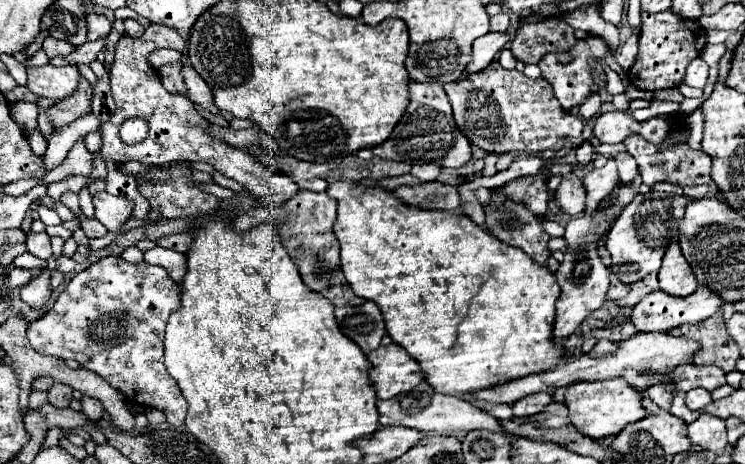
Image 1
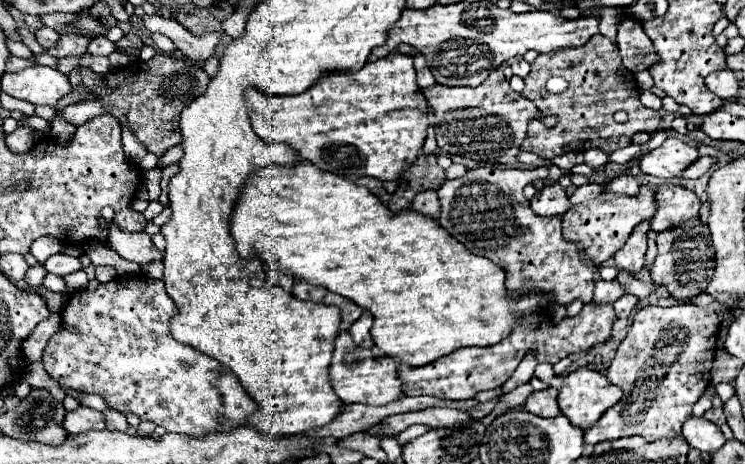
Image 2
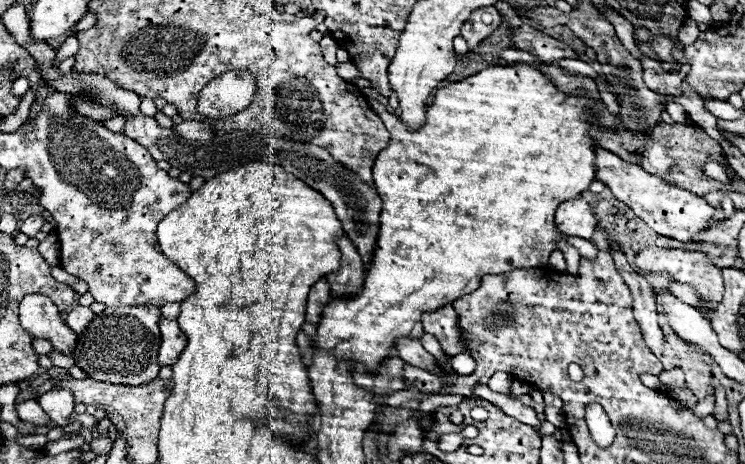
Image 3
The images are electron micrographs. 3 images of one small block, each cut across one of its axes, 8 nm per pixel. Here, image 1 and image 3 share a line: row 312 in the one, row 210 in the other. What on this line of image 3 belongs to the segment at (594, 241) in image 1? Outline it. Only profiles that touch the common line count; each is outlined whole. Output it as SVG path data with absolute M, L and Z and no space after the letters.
M574 198L562 202L556 208L556 230L564 236L578 236L590 240L596 230L596 218L590 212L590 206L584 198Z

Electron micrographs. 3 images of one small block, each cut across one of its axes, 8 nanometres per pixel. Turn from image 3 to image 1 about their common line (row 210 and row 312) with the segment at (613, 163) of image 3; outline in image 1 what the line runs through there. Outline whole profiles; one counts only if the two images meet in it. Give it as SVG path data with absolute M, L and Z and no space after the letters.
M700 286L694 294L686 296L686 298L678 298L678 296L670 296L662 290L656 290L652 294L648 294L646 298L642 298L642 302L638 302L634 306L632 312L632 324L640 330L640 332L668 332L676 326L682 324L698 324L702 320L706 320L708 316L712 316L720 306L724 304L724 300L710 288Z

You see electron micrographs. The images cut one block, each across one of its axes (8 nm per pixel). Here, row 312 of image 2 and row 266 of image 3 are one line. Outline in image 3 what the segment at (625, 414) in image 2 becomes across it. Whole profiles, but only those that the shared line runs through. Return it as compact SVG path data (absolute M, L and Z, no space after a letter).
M642 248L636 254L636 266L640 268L640 272L648 272L648 274L668 274L672 280L682 282L682 284L690 284L696 294L706 300L716 304L718 300L722 300L722 274L720 268L714 266L710 262L710 258L702 252L696 250L676 250L676 248Z

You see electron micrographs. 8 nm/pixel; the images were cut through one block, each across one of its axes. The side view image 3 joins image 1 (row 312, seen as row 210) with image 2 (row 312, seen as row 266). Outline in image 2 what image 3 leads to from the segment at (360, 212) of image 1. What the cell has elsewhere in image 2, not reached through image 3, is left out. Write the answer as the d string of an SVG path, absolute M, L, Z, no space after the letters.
M296 162L294 166L266 166L258 172L254 172L248 182L242 186L240 190L240 196L234 204L234 210L232 210L232 220L230 220L230 236L234 238L234 244L236 244L236 252L244 258L244 260L250 260L254 256L262 258L262 262L274 266L276 270L282 270L284 274L296 278L296 280L306 280L310 282L312 286L324 286L326 290L330 292L336 292L352 302L356 302L360 308L368 310L372 316L374 316L374 324L372 324L372 340L374 344L384 350L390 358L398 360L398 362L406 362L410 366L424 366L424 364L430 364L458 348L464 348L464 346L492 346L492 344L498 344L502 338L506 338L512 328L518 324L518 318L524 318L526 314L534 314L536 310L540 312L542 308L548 306L548 300L546 296L542 294L536 294L536 292L528 292L526 298L510 298L508 296L508 290L504 288L504 270L500 270L498 264L482 258L482 256L474 256L472 252L468 252L458 240L454 240L450 234L446 234L446 230L442 230L442 226L438 226L436 220L424 216L424 214L418 214L414 210L400 210L400 212L392 212L388 210L374 194L370 194L370 190L366 186L358 186L342 176L336 176L336 174L330 174L330 172L324 172L324 170L318 170L314 164L302 164L302 162Z

